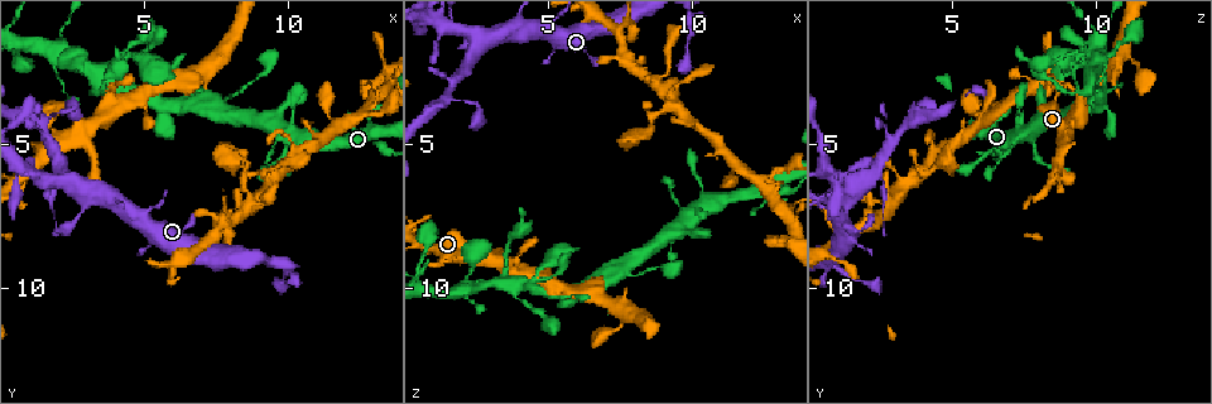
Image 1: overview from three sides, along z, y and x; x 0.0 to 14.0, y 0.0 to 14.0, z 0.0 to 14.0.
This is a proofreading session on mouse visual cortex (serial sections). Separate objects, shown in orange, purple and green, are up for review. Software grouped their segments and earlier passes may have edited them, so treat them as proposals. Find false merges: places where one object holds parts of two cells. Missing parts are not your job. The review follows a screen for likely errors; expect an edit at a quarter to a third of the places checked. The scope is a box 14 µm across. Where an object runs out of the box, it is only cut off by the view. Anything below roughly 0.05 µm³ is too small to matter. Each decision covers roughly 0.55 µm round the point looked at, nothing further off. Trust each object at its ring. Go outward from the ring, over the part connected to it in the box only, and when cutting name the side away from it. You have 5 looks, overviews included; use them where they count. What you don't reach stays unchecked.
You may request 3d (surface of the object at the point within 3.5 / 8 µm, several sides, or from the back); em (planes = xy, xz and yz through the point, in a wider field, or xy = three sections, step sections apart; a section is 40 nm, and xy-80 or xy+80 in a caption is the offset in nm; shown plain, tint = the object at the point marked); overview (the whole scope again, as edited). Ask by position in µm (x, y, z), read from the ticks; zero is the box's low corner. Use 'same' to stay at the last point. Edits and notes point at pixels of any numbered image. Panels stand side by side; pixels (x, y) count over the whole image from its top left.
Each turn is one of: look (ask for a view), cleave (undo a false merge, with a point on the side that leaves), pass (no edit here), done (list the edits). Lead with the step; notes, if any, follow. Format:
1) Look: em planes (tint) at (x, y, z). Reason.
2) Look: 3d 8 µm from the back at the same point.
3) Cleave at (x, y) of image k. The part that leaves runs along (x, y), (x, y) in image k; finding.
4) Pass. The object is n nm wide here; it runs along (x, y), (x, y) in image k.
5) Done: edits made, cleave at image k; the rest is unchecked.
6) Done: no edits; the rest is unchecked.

Look: 3d 3.5 µm at (2.0, 1.9, 10.1). Abrupt turn.

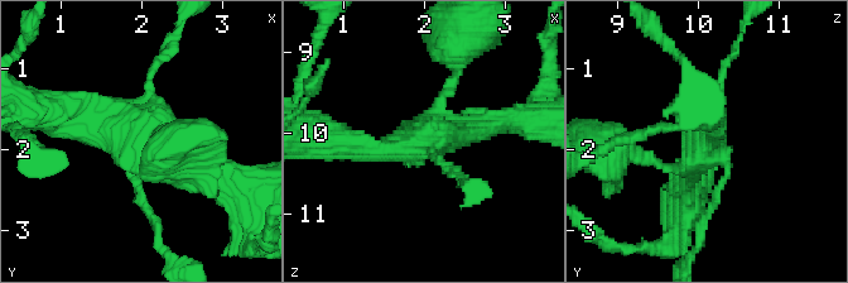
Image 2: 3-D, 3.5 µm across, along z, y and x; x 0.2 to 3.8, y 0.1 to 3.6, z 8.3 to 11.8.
Look: em xy step 5 (tint) at (2.00, 1.95, 10.05).

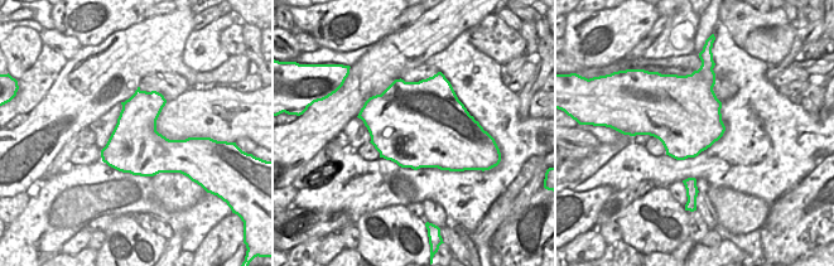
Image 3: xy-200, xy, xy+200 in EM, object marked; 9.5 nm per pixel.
Pass. It runs along (217, 172), (159, 161), (71, 110) in image 2; continuous, no second cell.

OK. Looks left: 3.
Look: 3d 3.5 µm from the back at (4.5, 1.8, 9.6). Three arms meet.

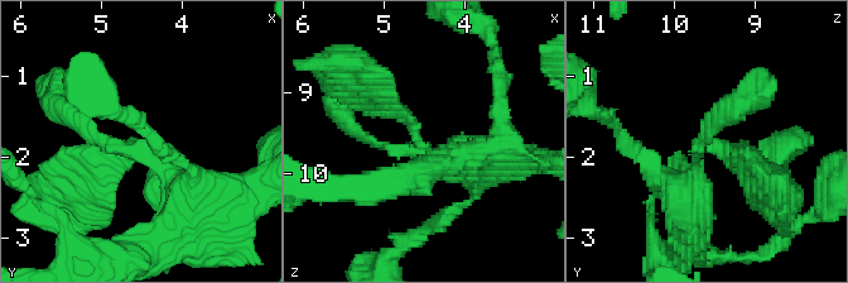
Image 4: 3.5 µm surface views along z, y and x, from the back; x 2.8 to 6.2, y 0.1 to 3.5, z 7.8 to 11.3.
Look: em xy step 3 (tint) at (4.60, 1.85, 9.60). 3 arms meet here; the arms are 200, 300, 350 nm wide; need the tissue.

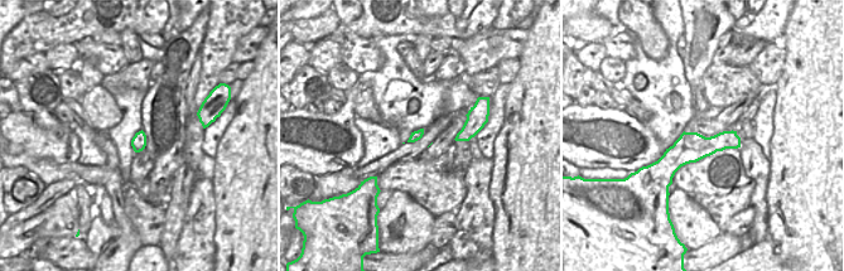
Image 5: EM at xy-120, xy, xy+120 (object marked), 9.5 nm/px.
Look: em xy step 2 (tint) at the same point.

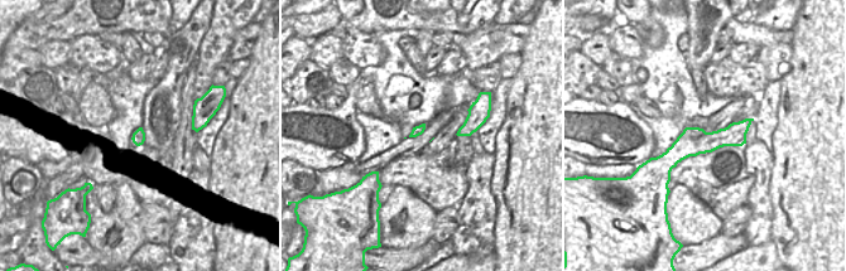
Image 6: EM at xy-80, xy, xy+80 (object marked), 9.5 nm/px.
Pass. It runs along (748, 121), (658, 161) in image 6; continuous, no second cell.

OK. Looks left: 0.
Done: no edits; the rest is unchecked.

